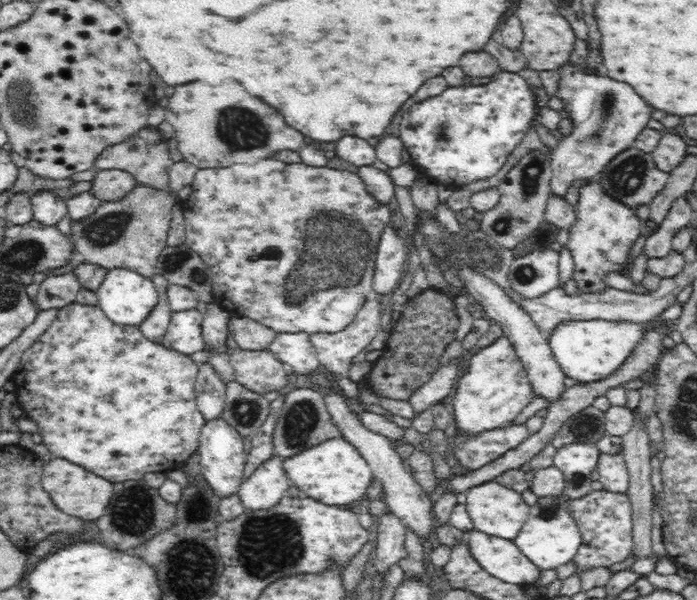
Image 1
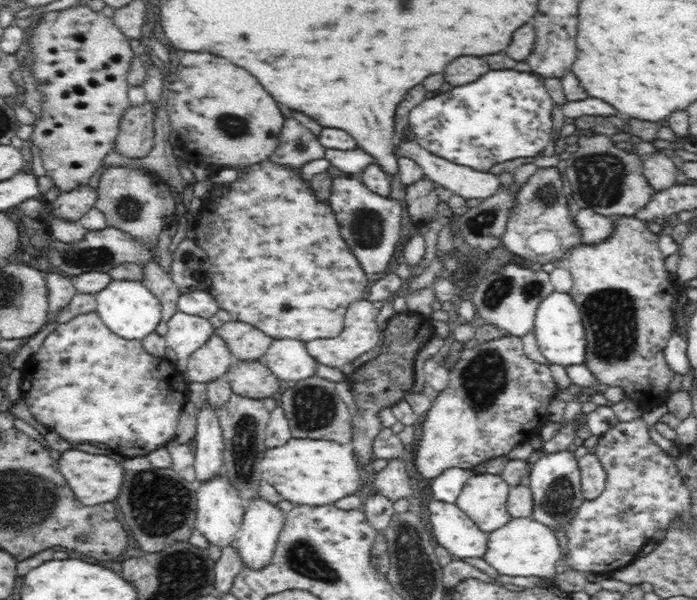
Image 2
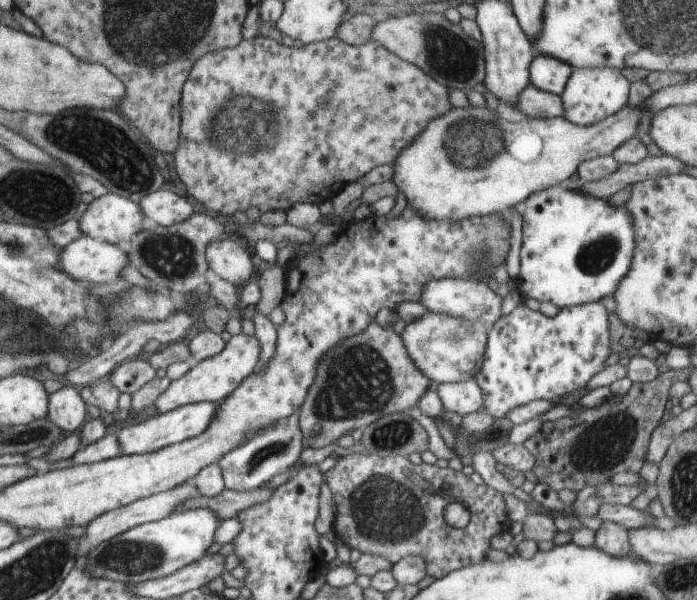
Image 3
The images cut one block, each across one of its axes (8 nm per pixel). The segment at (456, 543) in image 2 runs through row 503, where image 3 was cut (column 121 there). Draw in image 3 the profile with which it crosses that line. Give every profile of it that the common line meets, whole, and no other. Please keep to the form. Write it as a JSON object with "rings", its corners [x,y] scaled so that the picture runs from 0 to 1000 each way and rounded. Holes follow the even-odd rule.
{"rings":[[[290,668],[267,675],[231,692],[214,693],[208,703],[204,702],[199,707],[194,707],[194,710],[176,713],[168,722],[172,740],[175,742],[175,750],[178,752],[176,758],[202,758],[221,753],[251,738],[260,738],[283,728],[286,723],[290,723],[307,700],[313,687],[313,673],[314,672]]]}

